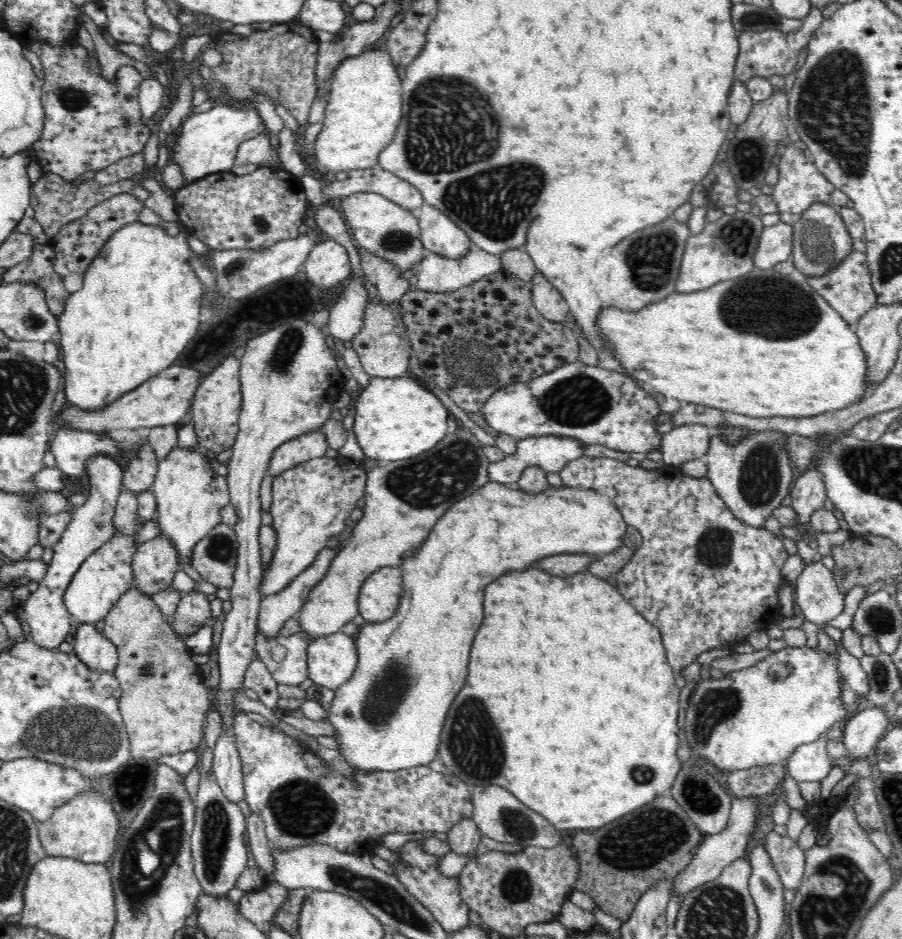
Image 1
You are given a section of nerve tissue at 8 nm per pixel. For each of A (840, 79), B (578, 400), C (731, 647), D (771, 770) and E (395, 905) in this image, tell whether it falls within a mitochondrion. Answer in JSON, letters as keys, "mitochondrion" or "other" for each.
{"A":"mitochondrion","B":"mitochondrion","C":"other","D":"other","E":"mitochondrion"}

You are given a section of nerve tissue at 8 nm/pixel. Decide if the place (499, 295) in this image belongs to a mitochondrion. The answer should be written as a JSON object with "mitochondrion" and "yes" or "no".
{"mitochondrion":"no"}

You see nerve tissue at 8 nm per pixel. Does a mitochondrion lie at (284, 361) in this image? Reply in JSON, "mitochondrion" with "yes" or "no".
{"mitochondrion":"yes"}

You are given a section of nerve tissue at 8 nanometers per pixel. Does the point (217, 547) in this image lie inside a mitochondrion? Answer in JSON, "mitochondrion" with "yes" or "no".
{"mitochondrion":"yes"}

